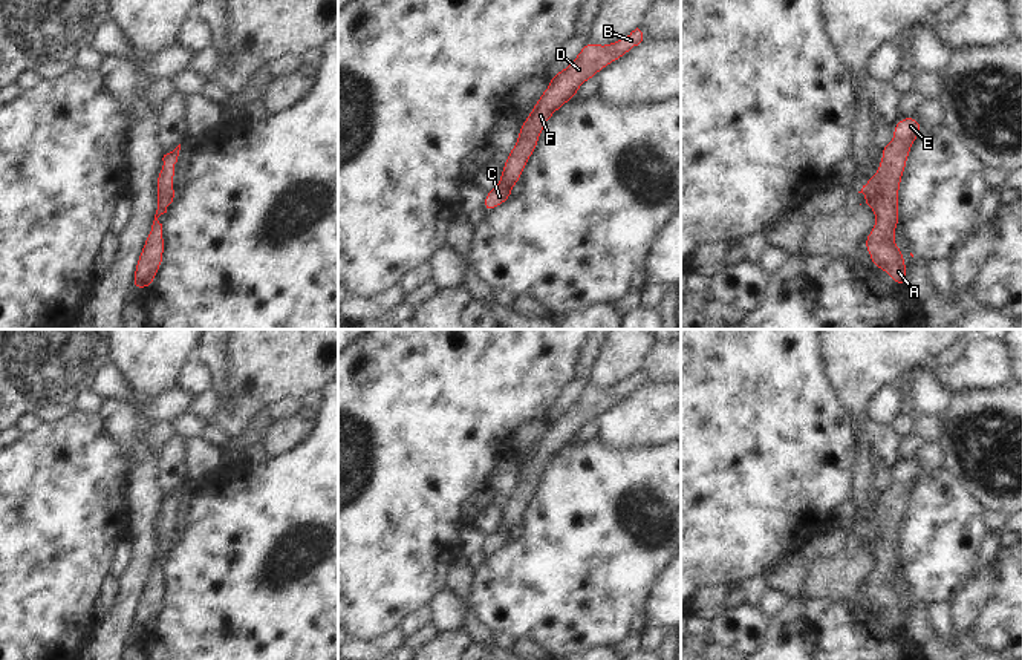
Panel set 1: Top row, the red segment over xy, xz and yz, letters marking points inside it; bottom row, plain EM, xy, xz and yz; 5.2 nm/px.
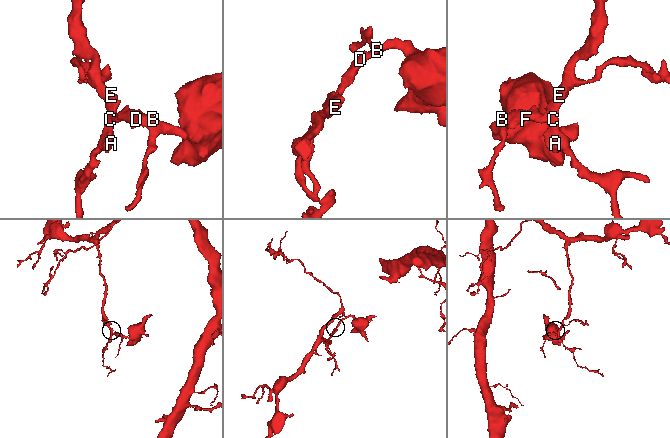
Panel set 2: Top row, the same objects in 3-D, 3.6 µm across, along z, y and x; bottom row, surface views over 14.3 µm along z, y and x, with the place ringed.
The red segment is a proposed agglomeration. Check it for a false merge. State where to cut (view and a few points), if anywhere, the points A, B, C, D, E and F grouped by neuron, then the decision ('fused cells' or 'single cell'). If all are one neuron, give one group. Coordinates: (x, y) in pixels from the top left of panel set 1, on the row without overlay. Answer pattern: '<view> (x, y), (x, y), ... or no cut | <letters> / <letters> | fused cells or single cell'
no cut | A B C D E F | single cell

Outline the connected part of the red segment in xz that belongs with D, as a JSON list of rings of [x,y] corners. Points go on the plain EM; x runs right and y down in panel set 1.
[[[638,371],[607,389],[586,384],[574,404],[549,421],[548,432],[539,439],[531,456],[519,472],[519,482],[506,499],[500,525],[485,536],[482,547],[485,556],[493,554],[511,541],[513,528],[520,525],[523,511],[535,495],[543,470],[552,456],[560,453],[566,444],[572,444],[583,426],[594,421],[603,410],[624,400],[641,384],[643,375]]]

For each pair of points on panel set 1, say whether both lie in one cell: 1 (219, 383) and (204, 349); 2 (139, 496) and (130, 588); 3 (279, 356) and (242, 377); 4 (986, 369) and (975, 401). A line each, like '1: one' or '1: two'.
1: one
2: one
3: one
4: two

